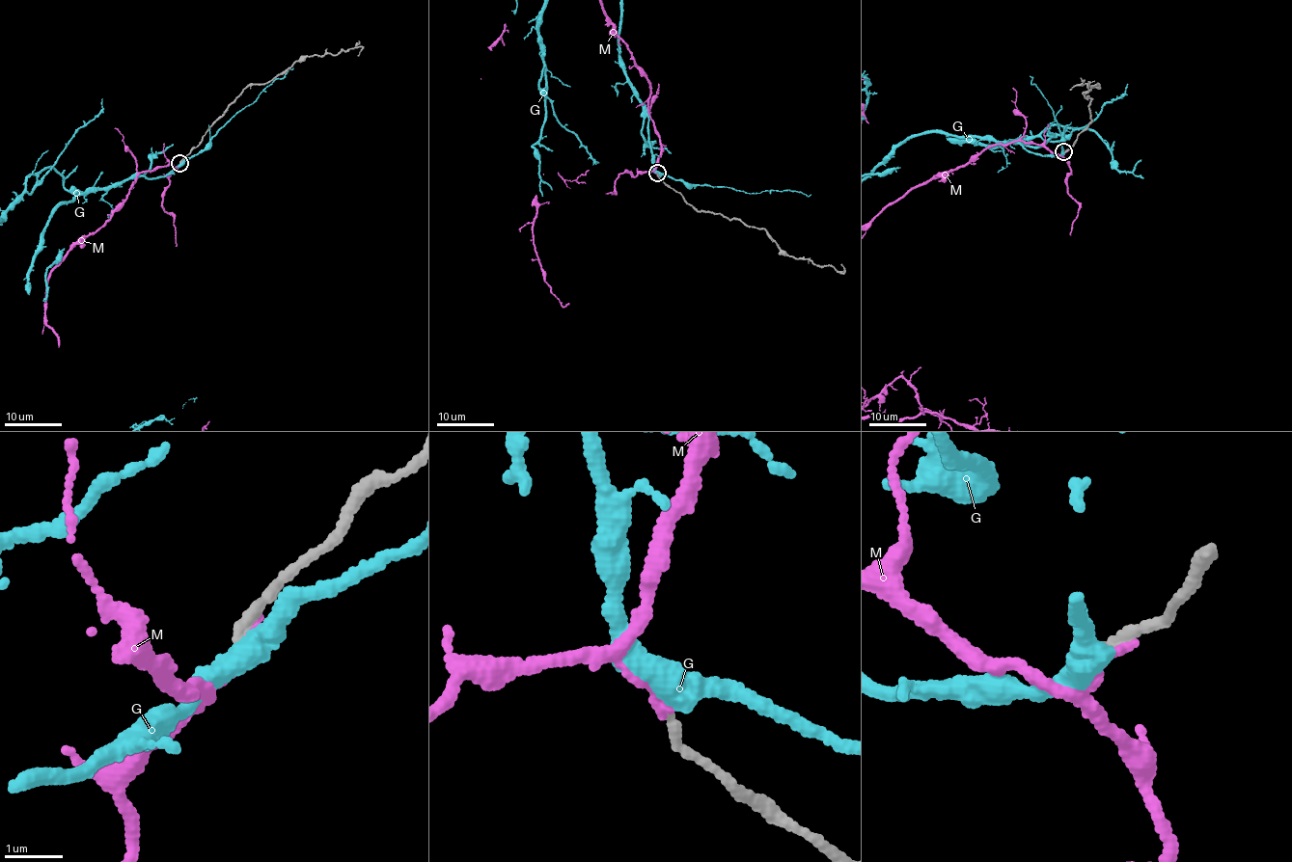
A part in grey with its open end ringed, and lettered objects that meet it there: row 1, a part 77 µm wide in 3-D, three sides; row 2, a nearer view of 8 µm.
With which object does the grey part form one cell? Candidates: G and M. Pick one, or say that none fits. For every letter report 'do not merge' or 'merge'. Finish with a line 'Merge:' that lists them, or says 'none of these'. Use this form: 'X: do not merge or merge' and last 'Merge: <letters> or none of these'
G: do not merge
M: do not merge
Merge: none of these

